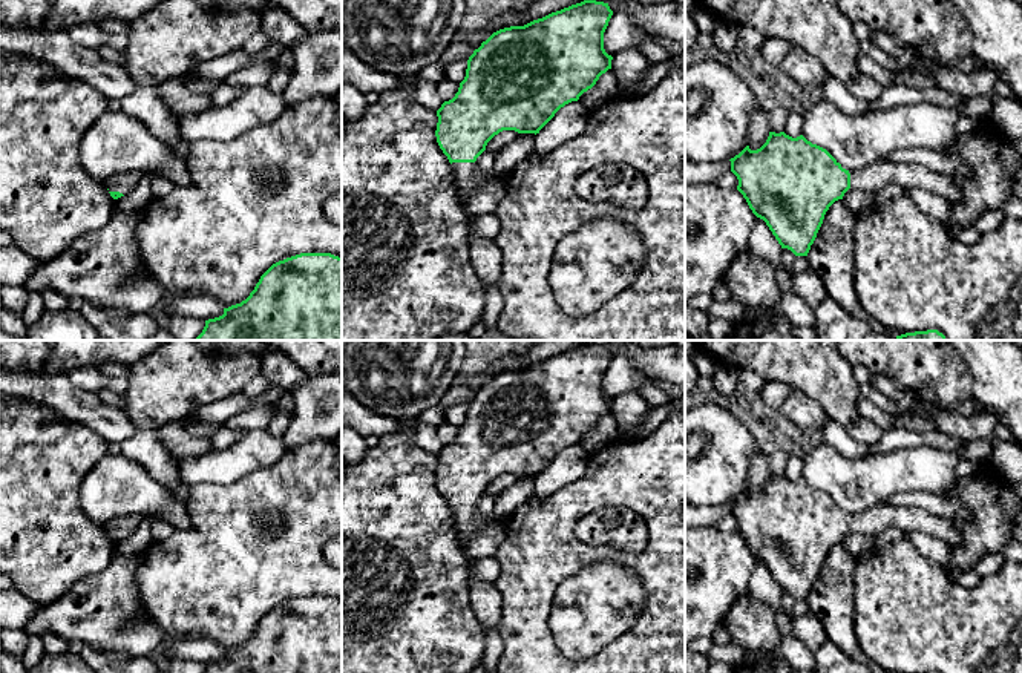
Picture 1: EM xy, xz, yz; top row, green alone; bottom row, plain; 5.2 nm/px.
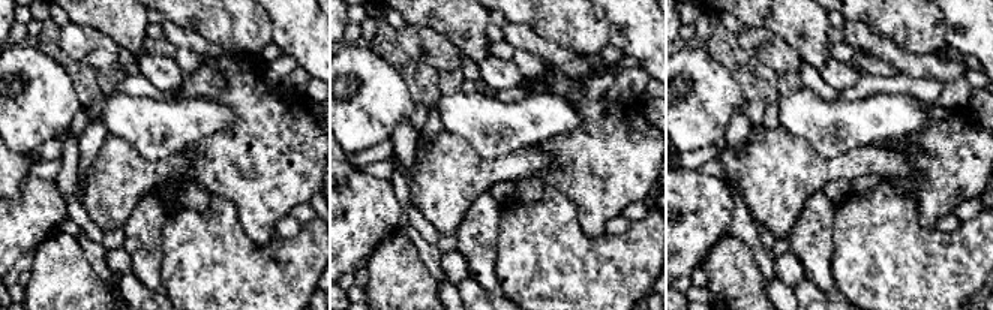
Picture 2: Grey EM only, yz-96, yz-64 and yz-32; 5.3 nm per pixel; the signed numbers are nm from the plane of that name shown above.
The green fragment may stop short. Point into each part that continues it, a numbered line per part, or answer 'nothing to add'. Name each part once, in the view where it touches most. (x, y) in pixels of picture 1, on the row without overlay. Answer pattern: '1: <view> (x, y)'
1: xz (466, 518)

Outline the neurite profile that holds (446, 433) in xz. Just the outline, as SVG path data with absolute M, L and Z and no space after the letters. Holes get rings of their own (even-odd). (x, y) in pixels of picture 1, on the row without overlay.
M444 422L437 426L438 438L443 442L443 445L449 445L455 440L458 435L460 428L450 425L449 422Z

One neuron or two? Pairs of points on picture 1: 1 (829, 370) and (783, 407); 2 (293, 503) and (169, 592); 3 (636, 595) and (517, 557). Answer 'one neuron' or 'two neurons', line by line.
1: two neurons
2: one neuron
3: two neurons

